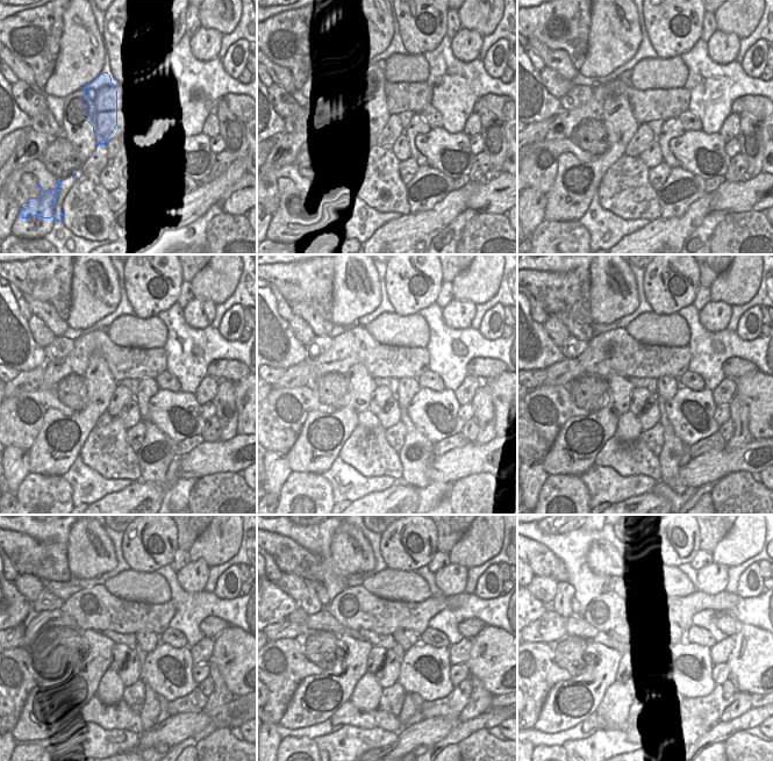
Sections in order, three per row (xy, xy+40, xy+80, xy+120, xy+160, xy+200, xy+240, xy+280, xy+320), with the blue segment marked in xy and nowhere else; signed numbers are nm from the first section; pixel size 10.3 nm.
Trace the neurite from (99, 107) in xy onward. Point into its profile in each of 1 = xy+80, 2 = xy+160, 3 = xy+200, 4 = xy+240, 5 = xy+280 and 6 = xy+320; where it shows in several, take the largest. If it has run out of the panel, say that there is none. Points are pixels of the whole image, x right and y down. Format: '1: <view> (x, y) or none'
1: xy+80 (577, 182)
2: xy+160 (322, 436)
3: xy+200 (577, 444)
4: xy+240 (54, 704)
5: xy+280 (316, 700)
6: xy+320 (568, 703)

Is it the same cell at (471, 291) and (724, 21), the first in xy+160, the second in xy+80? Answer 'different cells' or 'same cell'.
same cell

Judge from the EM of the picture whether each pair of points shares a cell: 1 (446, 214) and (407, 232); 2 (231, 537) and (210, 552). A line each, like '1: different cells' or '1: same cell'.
1: same cell
2: same cell

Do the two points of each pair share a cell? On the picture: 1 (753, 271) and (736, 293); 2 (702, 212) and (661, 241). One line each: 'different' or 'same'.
1: same
2: same

